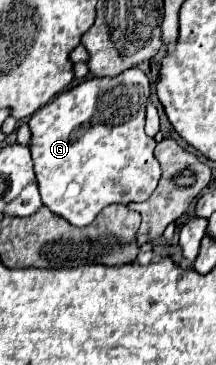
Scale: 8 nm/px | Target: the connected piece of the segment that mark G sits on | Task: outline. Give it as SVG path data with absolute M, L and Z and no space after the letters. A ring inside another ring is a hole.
M132 67L116 77L86 77L76 87L62 91L30 121L30 153L34 171L42 195L42 203L56 215L64 217L74 227L84 227L112 203L146 201L158 185L160 163L154 157L156 141L144 133L144 111L150 97L150 81L138 69Z

